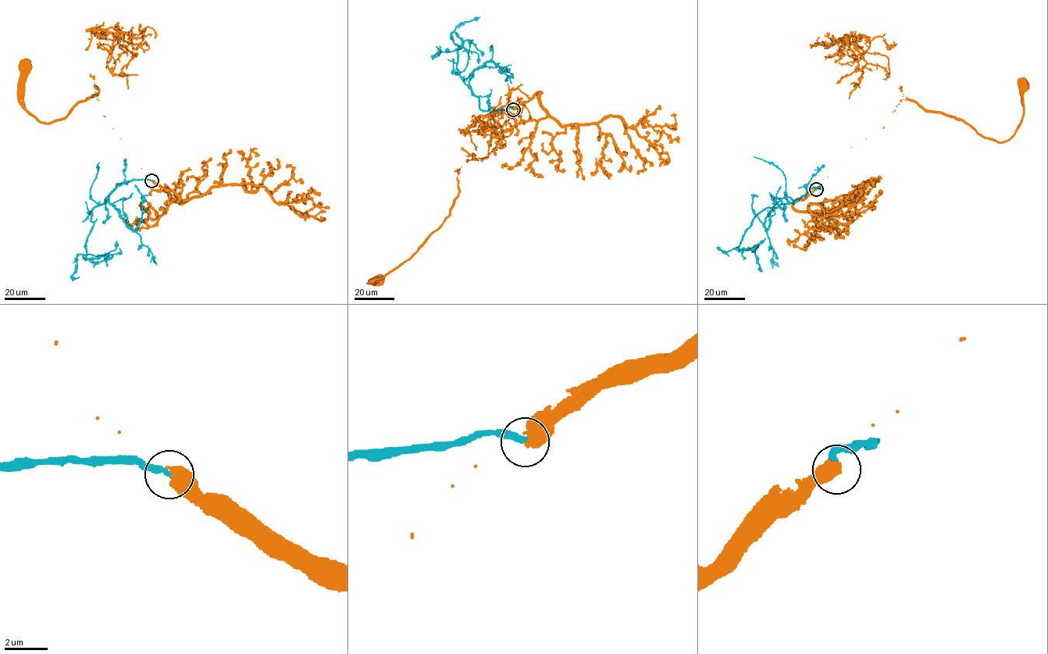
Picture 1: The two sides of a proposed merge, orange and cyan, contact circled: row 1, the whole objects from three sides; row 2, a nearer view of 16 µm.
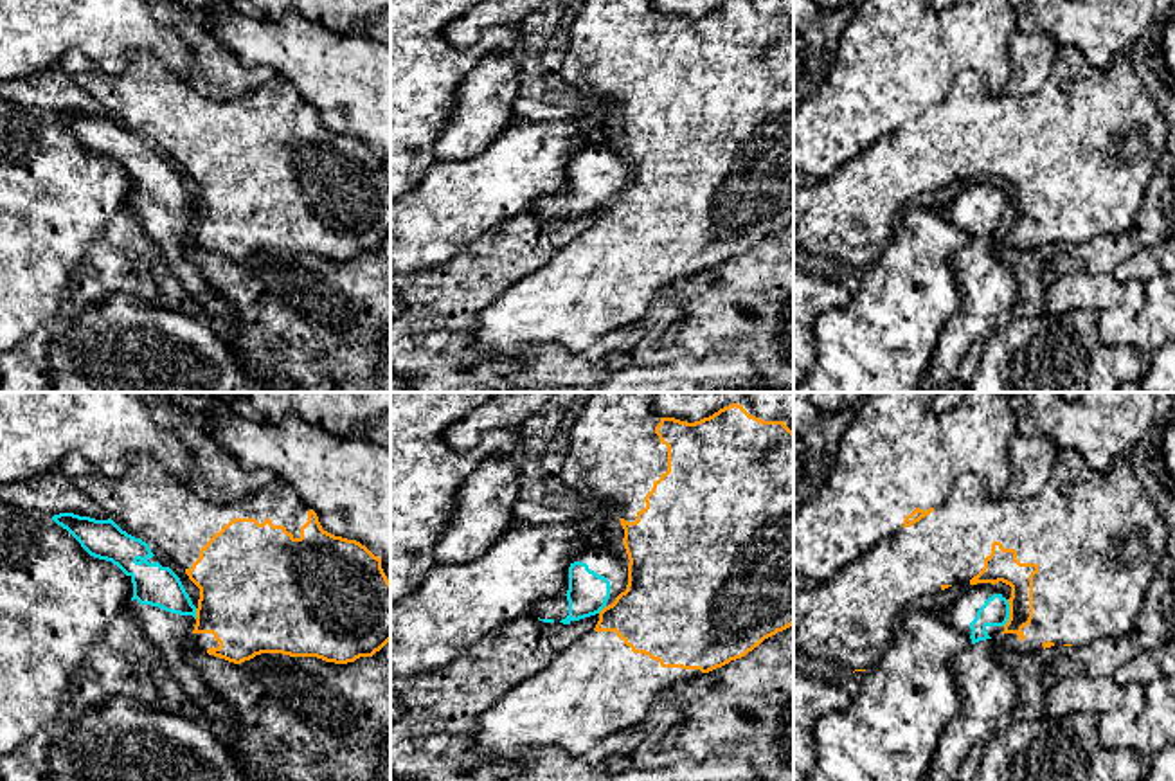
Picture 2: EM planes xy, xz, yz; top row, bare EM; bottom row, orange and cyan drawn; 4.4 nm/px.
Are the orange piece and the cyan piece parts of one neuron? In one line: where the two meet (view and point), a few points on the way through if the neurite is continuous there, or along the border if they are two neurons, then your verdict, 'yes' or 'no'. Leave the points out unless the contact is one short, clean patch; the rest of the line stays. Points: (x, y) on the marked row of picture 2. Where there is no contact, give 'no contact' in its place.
meets orange in yz at (1010, 612); border along yz (1008, 600), (1008, 619), (1003, 625); no

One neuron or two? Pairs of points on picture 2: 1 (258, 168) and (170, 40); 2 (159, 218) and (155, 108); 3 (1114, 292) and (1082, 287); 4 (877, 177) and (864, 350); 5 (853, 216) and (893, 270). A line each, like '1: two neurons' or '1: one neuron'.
1: two neurons
2: two neurons
3: one neuron
4: two neurons
5: two neurons

